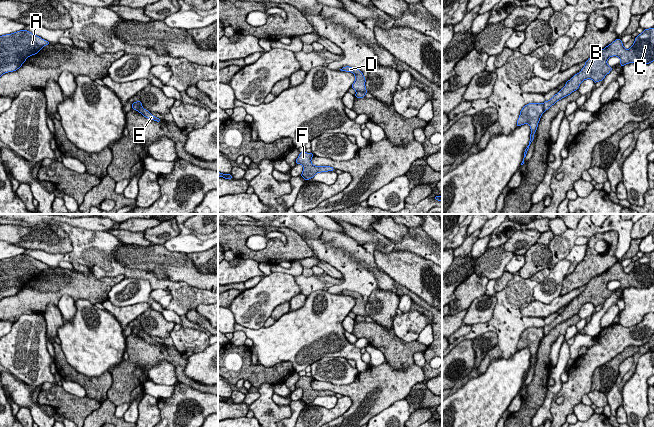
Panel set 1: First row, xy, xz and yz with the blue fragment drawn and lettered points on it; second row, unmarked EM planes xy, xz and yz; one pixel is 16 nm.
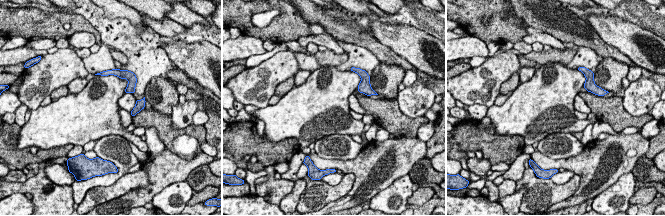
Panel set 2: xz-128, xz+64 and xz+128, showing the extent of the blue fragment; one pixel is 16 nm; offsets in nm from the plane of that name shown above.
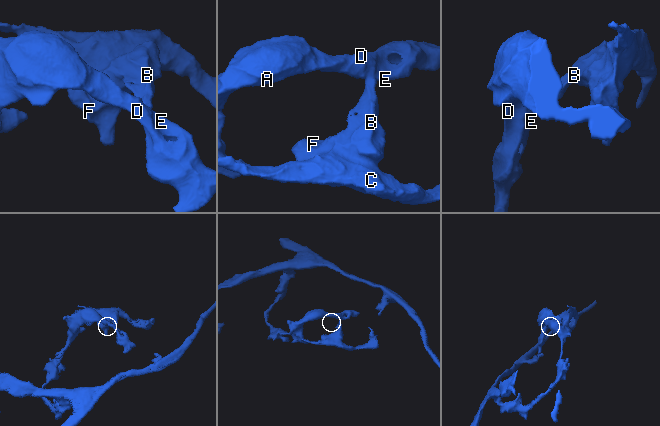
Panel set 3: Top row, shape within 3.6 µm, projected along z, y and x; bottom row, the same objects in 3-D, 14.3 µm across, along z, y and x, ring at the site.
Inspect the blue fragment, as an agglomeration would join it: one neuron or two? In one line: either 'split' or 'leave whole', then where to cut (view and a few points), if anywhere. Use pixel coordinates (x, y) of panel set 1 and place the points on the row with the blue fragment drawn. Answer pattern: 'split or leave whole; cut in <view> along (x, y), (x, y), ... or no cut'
split; cut in yz along (542, 104), (545, 110)

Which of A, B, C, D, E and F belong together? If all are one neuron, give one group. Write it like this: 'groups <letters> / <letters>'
groups A D E / B C F

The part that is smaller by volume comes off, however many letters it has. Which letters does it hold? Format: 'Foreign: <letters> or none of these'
Foreign: B, C, F

